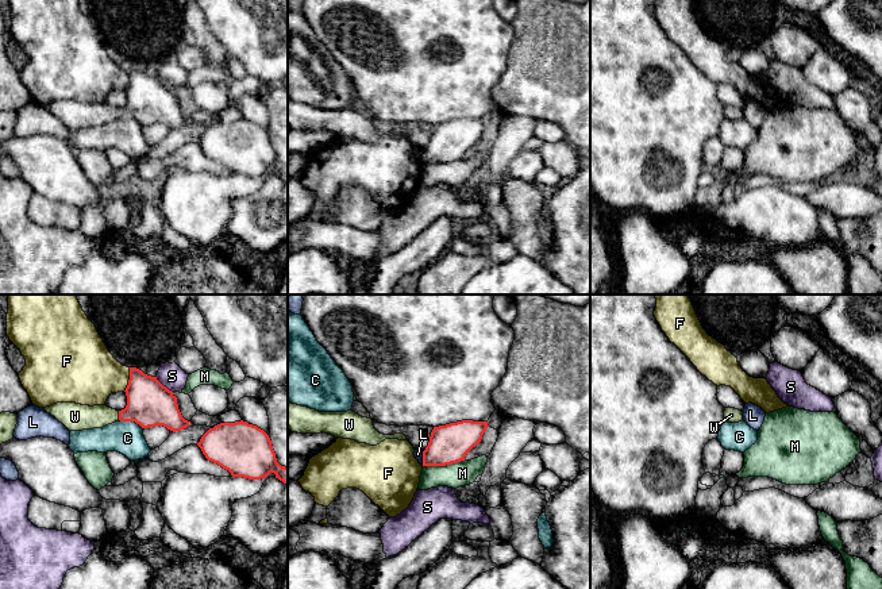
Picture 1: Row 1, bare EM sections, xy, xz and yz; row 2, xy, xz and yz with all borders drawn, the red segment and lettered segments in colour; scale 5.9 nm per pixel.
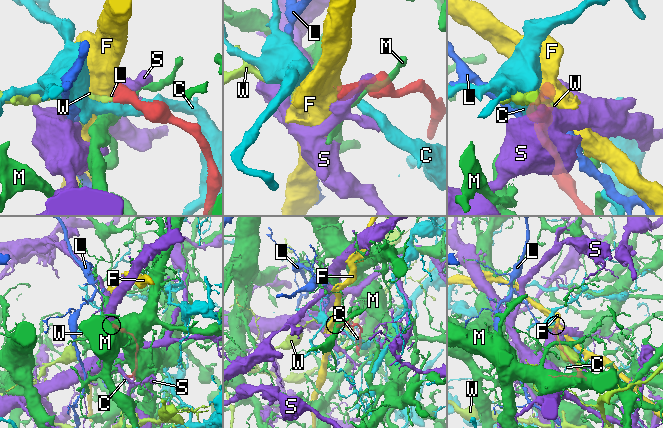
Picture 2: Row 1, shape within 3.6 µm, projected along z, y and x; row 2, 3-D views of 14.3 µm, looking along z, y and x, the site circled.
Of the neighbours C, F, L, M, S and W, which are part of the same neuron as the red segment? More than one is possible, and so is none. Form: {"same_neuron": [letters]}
{"same_neuron": ["W"]}

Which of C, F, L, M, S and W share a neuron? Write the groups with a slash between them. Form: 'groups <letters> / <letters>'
groups C / F / L / M / S / W

